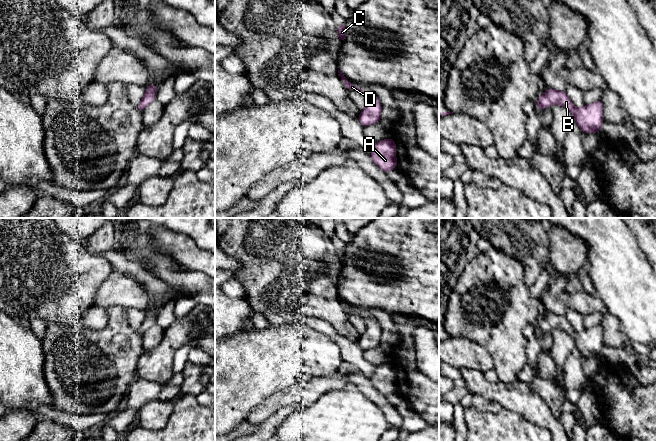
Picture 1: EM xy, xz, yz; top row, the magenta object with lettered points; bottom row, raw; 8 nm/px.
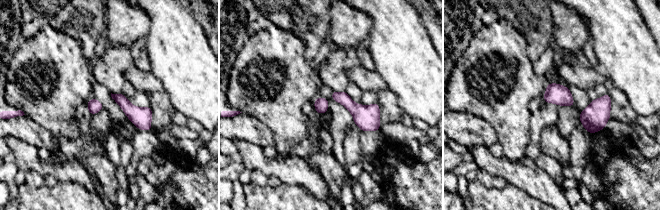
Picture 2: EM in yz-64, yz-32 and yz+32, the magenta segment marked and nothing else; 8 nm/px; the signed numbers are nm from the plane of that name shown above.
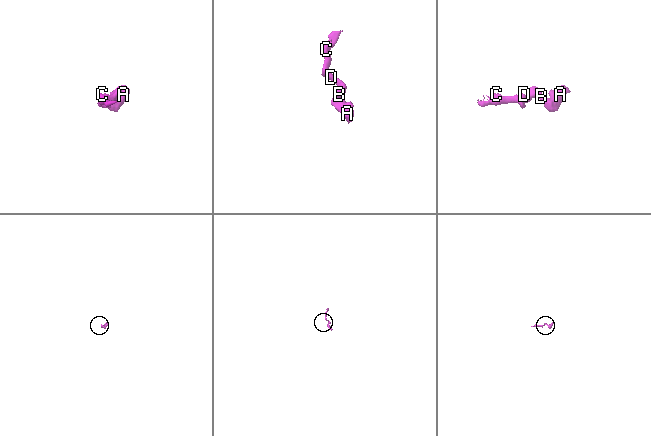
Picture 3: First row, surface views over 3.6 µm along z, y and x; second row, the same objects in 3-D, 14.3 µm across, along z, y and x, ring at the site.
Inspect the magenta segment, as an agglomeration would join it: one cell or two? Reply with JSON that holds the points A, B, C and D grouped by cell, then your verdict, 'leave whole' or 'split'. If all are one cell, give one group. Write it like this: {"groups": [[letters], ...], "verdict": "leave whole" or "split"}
{"groups": [["A", "B", "C", "D"]], "verdict": "leave whole"}

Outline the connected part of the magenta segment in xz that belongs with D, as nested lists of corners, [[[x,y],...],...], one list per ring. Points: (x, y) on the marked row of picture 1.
[[[338,69],[339,76],[344,81],[347,90],[362,91],[364,99],[367,103],[365,109],[360,112],[358,120],[362,127],[369,126],[380,122],[380,116],[382,111],[382,105],[378,101],[378,97],[373,95],[369,91],[363,91],[362,89],[356,87],[353,83],[347,80],[347,78]]]

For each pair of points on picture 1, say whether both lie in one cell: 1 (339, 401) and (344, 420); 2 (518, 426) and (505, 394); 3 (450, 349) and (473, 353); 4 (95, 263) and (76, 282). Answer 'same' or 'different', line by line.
1: same
2: different
3: same
4: same

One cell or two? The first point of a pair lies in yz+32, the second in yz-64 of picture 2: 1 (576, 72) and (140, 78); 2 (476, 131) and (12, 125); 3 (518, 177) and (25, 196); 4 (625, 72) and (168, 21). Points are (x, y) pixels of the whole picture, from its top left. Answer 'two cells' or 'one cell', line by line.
1: one cell
2: one cell
3: two cells
4: one cell

